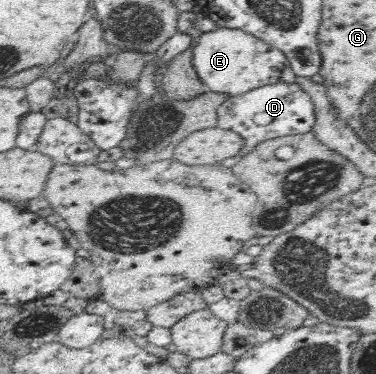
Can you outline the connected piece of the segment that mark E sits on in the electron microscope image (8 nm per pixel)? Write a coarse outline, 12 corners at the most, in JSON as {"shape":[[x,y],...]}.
{"shape":[[217,27],[193,45],[204,88],[229,97],[295,83],[284,52]]}

